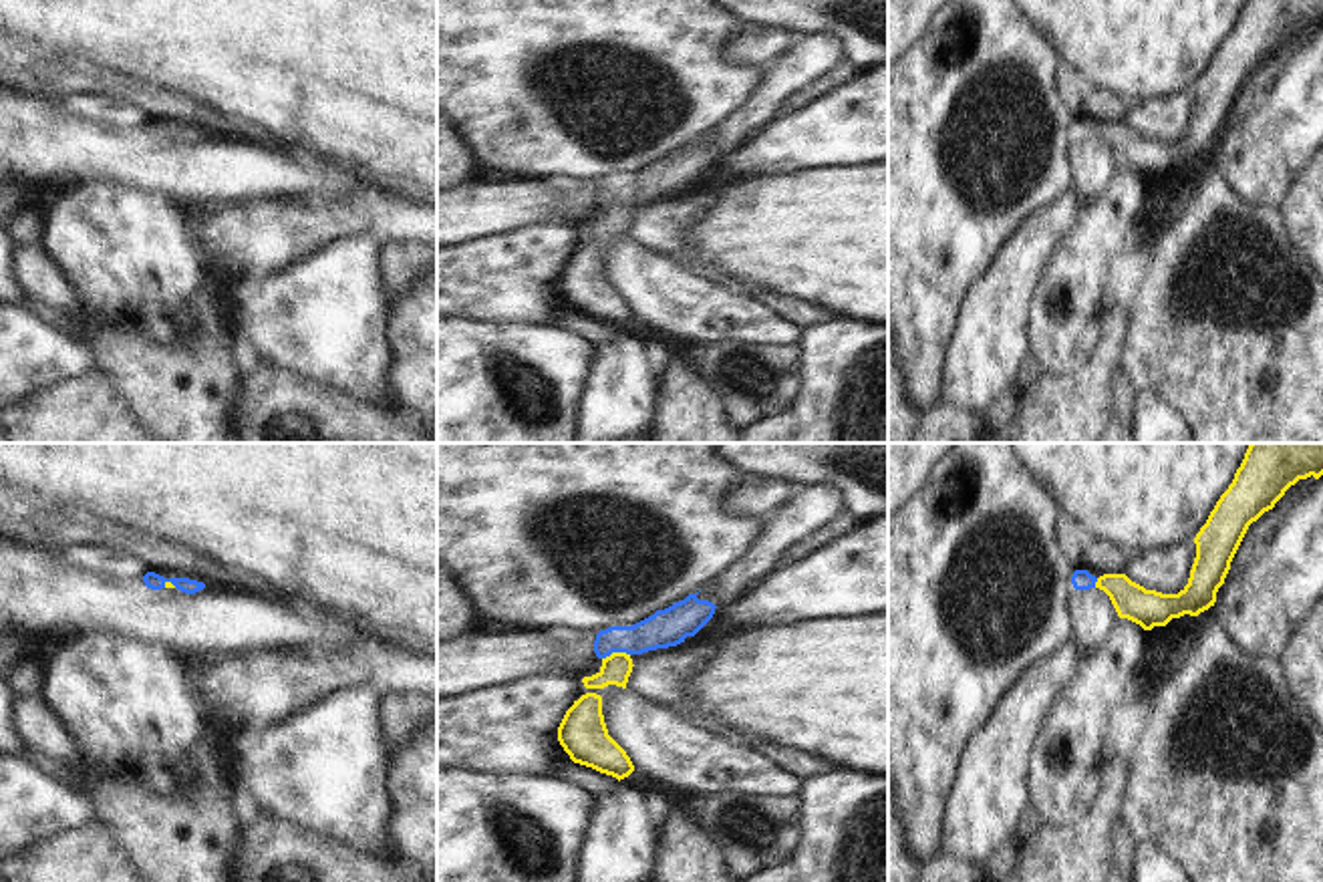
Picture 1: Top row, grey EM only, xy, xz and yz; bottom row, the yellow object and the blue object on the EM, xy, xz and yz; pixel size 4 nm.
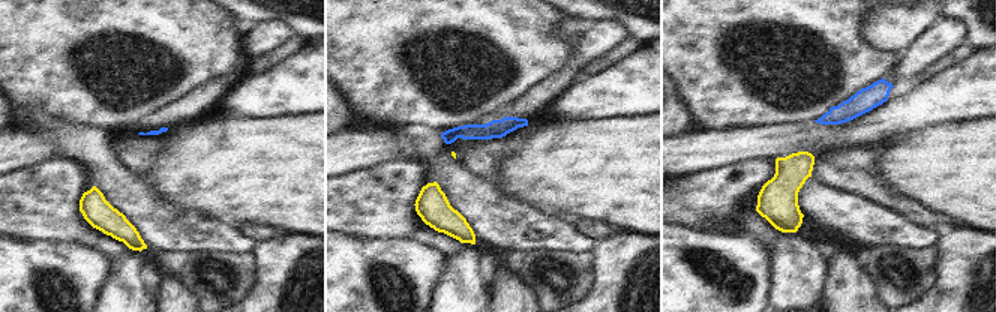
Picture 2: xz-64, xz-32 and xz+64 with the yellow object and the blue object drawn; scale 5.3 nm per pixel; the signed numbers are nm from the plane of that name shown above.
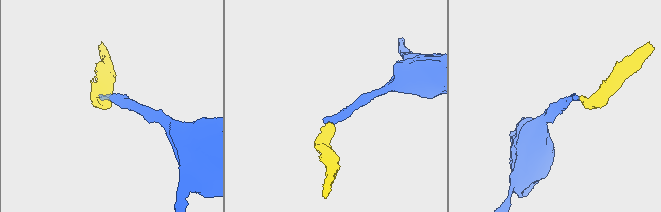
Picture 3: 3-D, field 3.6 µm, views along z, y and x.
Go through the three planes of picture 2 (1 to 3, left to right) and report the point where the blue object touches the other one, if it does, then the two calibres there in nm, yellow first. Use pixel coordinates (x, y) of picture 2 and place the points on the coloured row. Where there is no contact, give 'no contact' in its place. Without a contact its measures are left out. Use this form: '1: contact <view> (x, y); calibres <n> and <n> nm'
1: no contact
2: no contact
3: no contact

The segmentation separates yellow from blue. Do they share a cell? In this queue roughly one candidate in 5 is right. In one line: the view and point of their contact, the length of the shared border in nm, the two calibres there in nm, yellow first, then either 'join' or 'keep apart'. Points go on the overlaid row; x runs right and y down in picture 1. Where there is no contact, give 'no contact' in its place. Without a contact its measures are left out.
contact xz (615, 653); length 110 nm; calibres 120 and 150 nm; join

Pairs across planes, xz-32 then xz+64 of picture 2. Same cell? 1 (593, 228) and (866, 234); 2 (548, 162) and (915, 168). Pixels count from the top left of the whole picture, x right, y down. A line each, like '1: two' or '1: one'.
1: two
2: one

